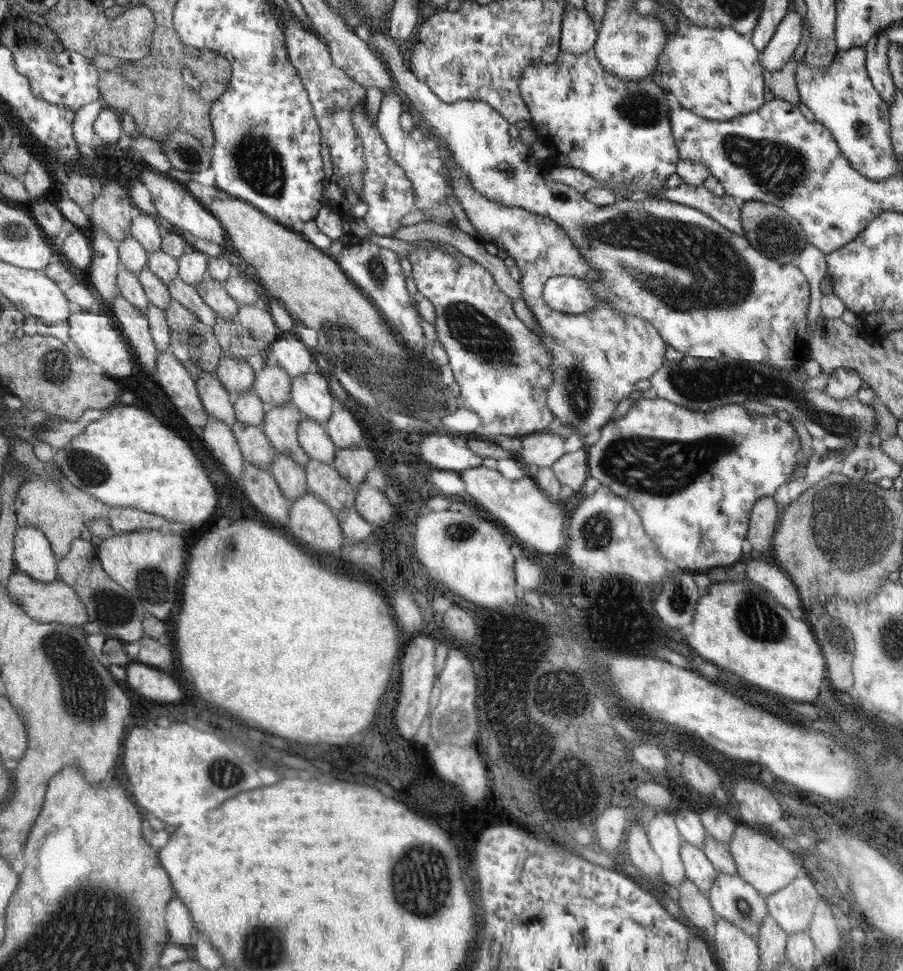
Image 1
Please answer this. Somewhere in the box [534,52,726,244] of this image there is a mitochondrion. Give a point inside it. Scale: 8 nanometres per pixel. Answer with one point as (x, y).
(641, 109)

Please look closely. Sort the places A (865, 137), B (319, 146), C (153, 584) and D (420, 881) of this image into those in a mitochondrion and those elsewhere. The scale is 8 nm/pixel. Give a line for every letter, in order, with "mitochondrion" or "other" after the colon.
A: other
B: other
C: mitochondrion
D: mitochondrion

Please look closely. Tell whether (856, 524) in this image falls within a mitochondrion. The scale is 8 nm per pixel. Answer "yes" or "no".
yes

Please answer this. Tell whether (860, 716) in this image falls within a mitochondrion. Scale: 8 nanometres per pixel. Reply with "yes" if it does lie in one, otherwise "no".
no

